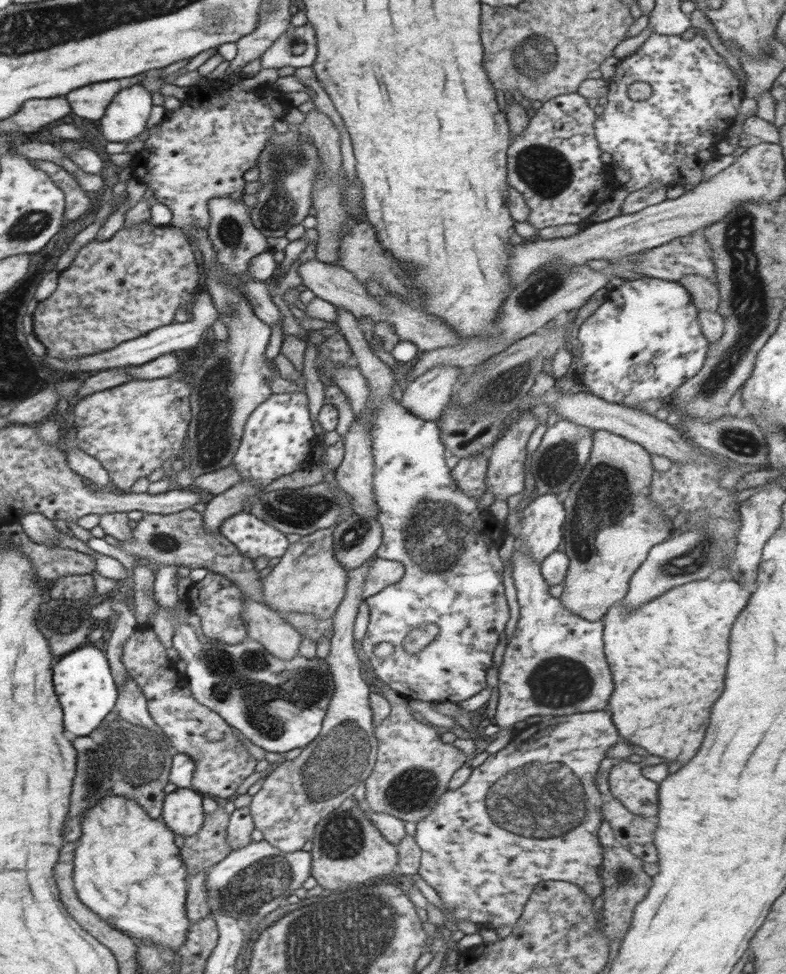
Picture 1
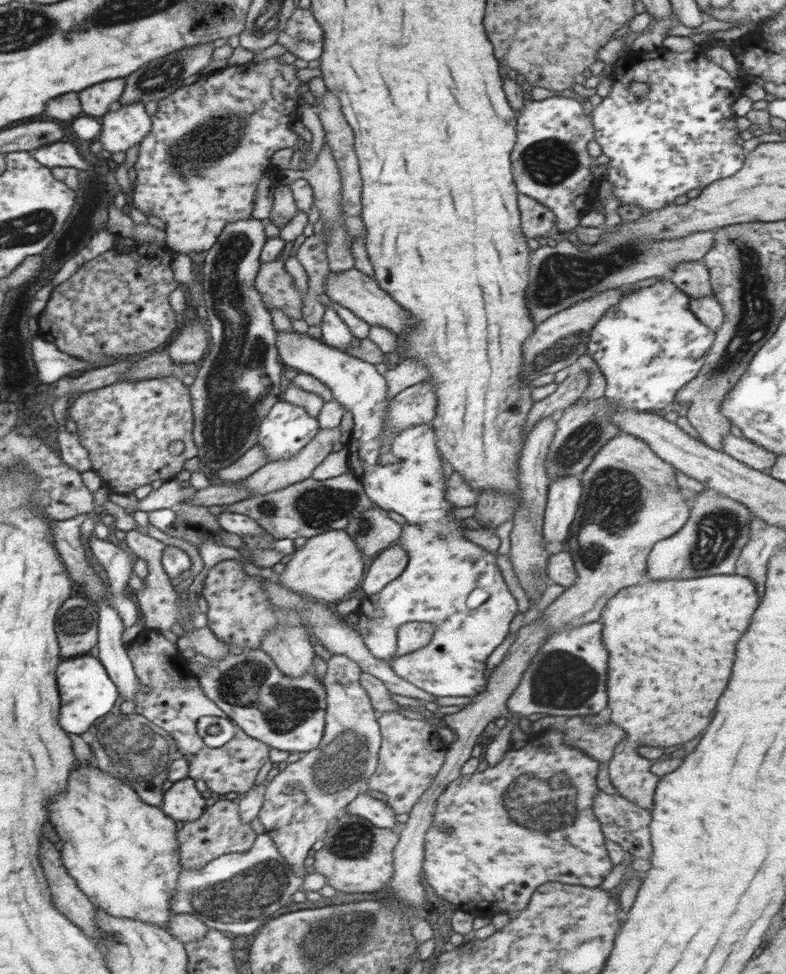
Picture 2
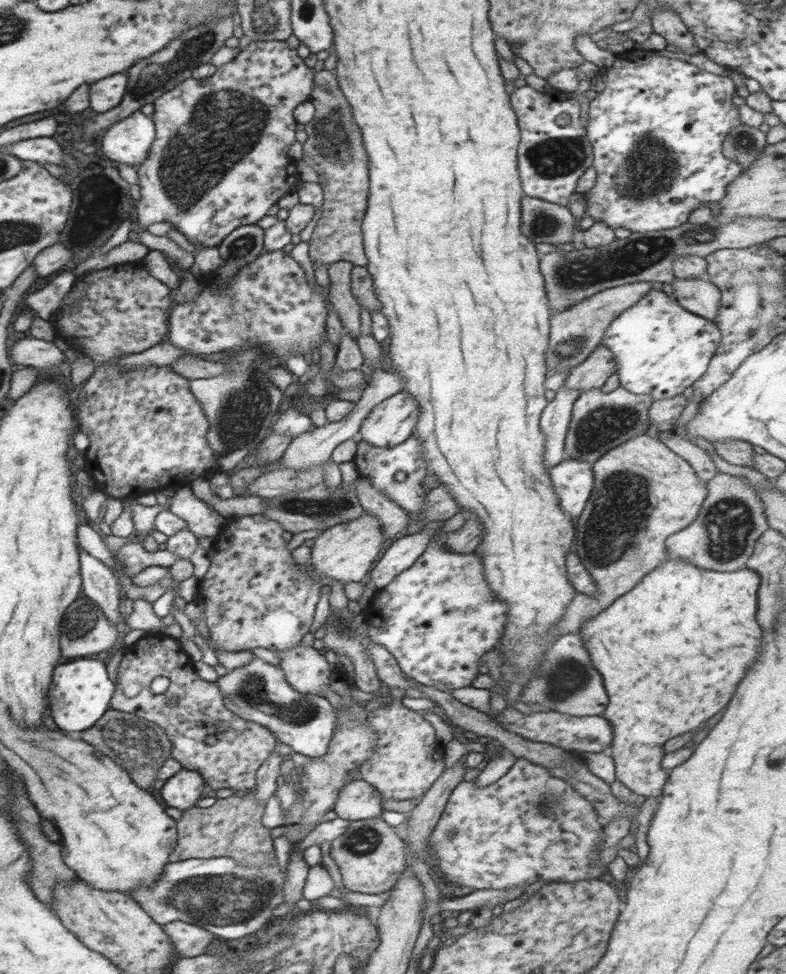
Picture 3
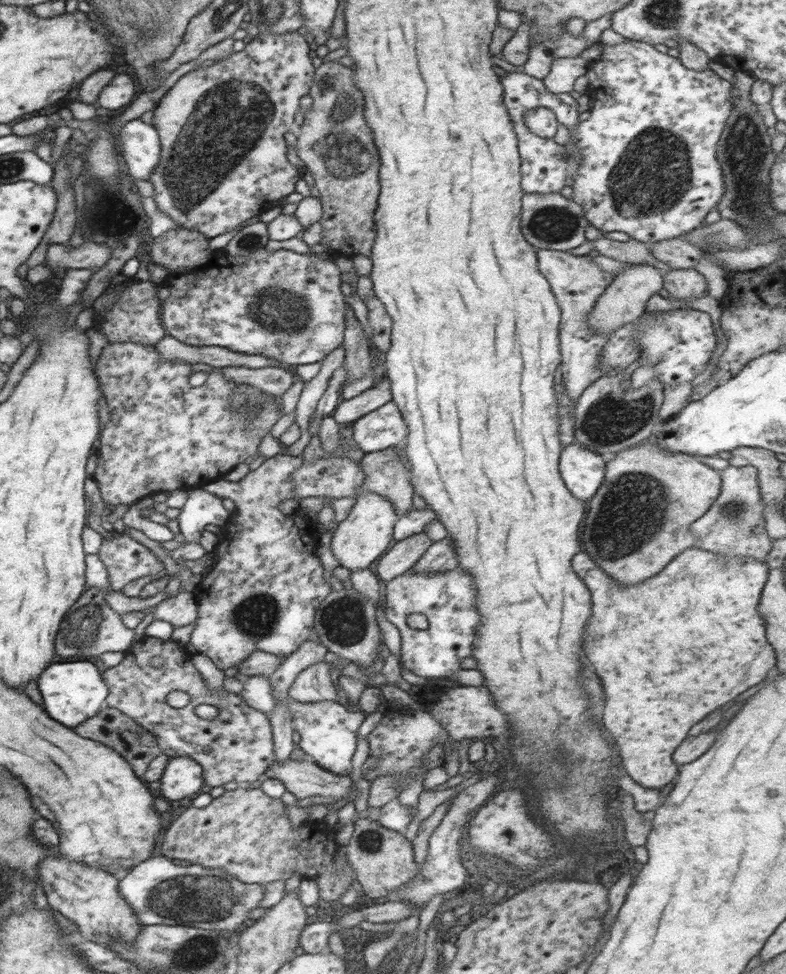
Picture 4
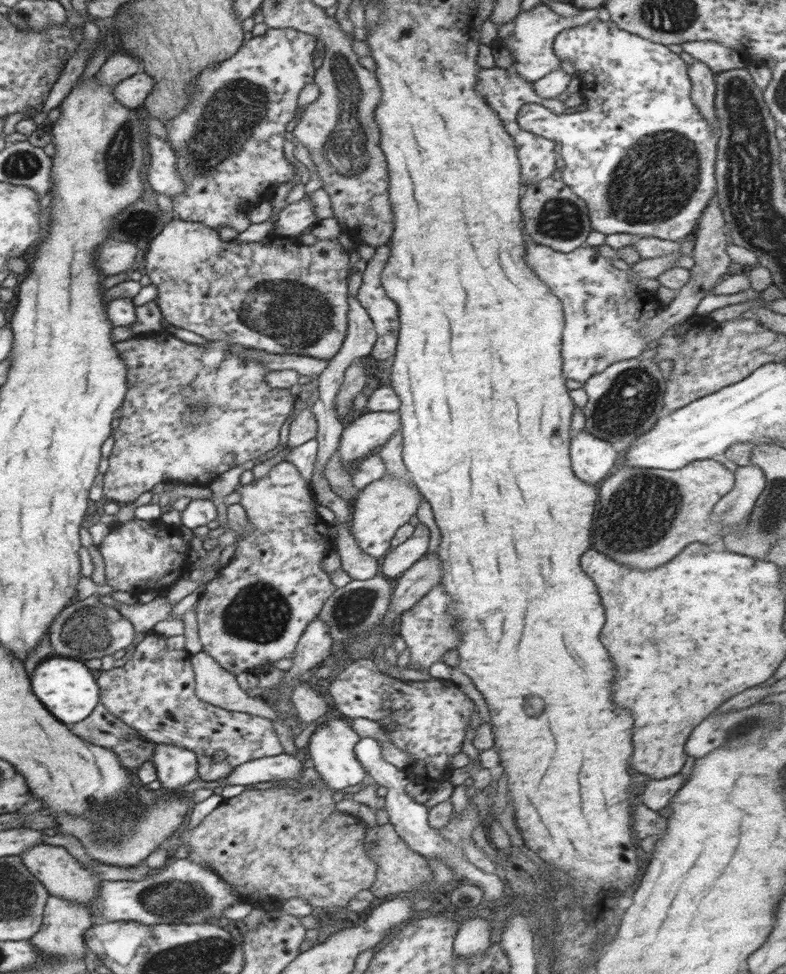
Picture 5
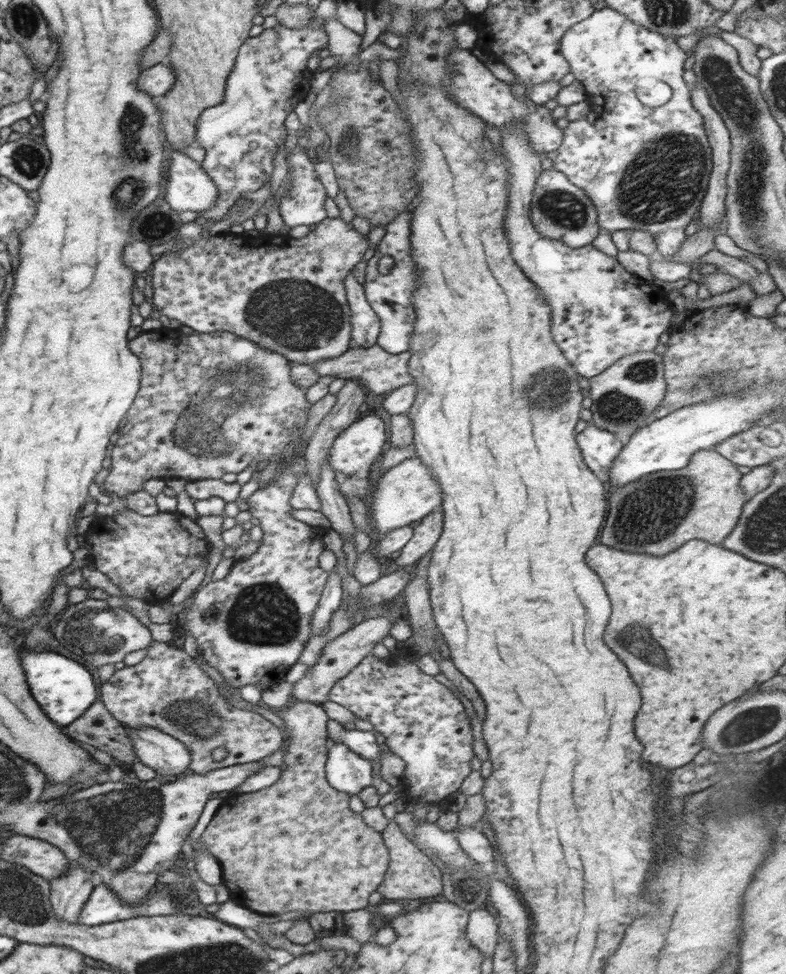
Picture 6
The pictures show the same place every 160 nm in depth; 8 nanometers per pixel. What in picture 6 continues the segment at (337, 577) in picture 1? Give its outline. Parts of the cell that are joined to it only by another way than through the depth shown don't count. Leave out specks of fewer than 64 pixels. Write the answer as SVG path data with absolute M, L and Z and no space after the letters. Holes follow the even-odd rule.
M411 457L384 473L378 480L371 497L372 504L370 504L369 512L371 523L374 525L375 544L375 541L382 539L387 532L408 526L416 520L422 520L430 512L439 508L442 502L442 491L431 475L430 469L424 463L420 463L418 457Z

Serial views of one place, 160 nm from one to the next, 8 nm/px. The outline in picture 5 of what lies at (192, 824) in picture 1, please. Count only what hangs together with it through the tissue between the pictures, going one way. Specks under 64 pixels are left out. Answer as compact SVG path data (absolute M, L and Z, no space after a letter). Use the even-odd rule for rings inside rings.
M176 744L156 746L151 760L157 768L157 779L162 787L168 791L179 791L195 780L198 772L196 753Z

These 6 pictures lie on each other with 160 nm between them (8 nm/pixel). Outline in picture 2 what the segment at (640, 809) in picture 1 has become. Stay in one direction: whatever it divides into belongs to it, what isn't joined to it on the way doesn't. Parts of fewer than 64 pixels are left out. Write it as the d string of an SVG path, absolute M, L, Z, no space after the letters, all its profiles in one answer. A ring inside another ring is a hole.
M735 572L688 579L651 580L646 578L636 586L628 586L618 591L607 602L599 621L603 624L603 643L606 644L606 650L610 652L608 706L612 710L610 714L612 722L618 724L628 734L626 744L624 742L617 744L609 760L609 779L618 795L628 799L630 803L652 810L653 794L660 777L651 772L651 760L637 753L640 736L642 736L642 746L668 748L668 746L686 744L708 728L712 714L716 710L716 702L726 690L726 684L730 678L736 642L746 632L750 618L759 605L758 602L759 596L752 579ZM652 624L658 624L658 632L650 628ZM706 670L718 670L718 672L706 672ZM634 698L646 698L646 702L632 704ZM630 734L632 734L632 744L630 744Z

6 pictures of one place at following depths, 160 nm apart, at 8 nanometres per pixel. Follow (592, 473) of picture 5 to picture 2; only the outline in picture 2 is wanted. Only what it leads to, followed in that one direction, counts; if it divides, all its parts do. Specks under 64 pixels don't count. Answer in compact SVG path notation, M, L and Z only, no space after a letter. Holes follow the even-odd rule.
M578 475L561 476L549 485L543 514L543 540L556 547L568 536L582 496L582 480Z

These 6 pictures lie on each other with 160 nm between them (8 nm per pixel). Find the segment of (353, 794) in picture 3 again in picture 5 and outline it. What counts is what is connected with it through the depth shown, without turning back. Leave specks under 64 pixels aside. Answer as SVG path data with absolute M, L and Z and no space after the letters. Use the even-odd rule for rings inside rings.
M287 753L259 758L237 766L226 778L218 781L225 781L225 786L239 784L243 788L247 784L267 786L277 780L297 779L302 774L306 759L303 754L295 756Z

